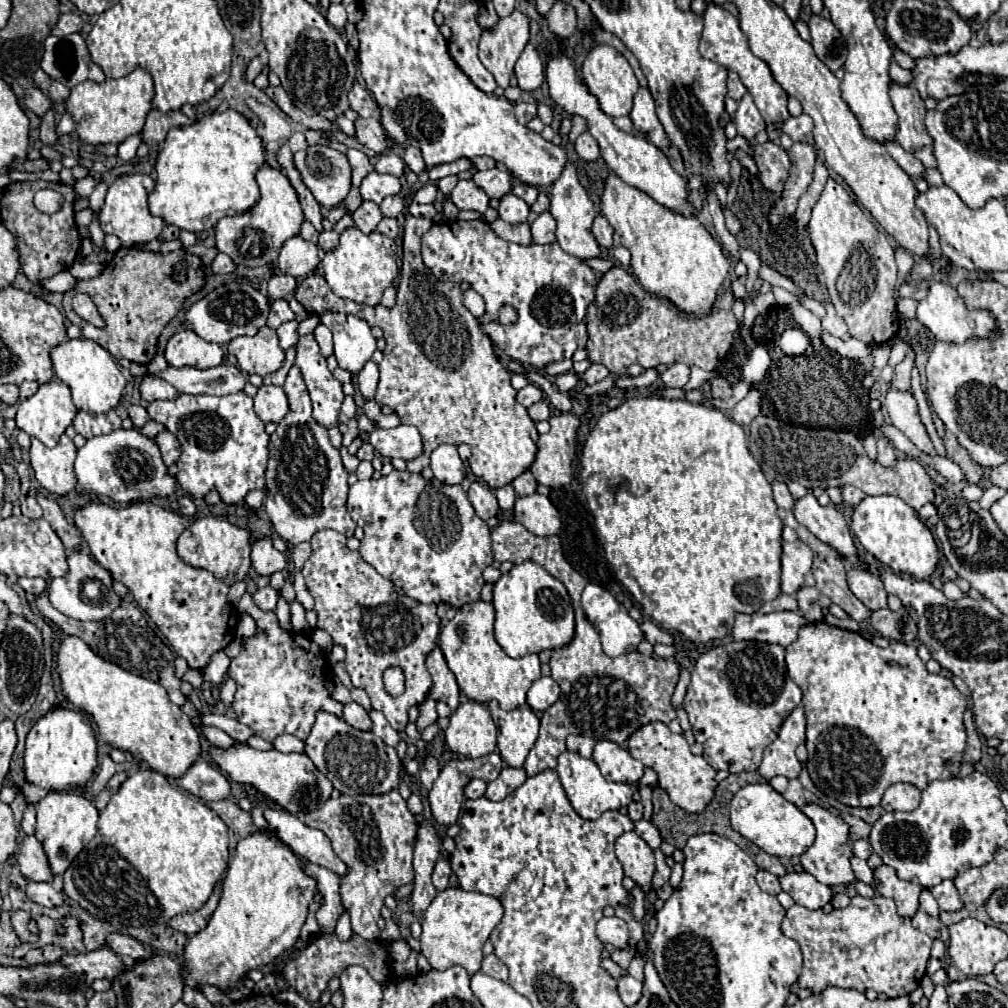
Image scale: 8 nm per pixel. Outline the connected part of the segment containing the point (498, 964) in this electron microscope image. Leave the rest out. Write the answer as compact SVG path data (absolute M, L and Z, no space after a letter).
M489 954L483 958L483 966L481 966L481 972L497 978L497 980L503 980L507 982L507 966L495 956L495 954Z

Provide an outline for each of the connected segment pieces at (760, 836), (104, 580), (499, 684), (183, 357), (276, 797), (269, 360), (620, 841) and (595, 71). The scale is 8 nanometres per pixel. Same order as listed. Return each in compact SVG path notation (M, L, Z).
M749 784L741 788L731 800L729 816L731 826L741 836L777 858L791 858L803 854L815 838L813 822L795 804L787 802L779 792L775 792L769 784Z
M73 550L67 556L67 564L69 564L67 574L53 578L47 588L51 604L69 618L77 618L77 620L103 620L103 618L107 618L121 602L121 598L111 588L111 582L113 582L111 574L103 566L99 566L95 560L91 560L89 554L85 554L81 550Z
M487 602L465 604L457 610L455 618L449 620L439 634L439 648L447 660L449 670L455 674L461 692L481 704L497 700L503 710L513 710L525 704L529 686L541 676L537 654L523 658L507 656L493 638L495 610Z
M179 330L175 336L169 338L165 346L167 364L173 368L215 368L223 362L223 350L217 344L205 342L191 330Z
M231 744L227 750L219 746L209 748L211 760L237 784L249 784L279 804L283 810L303 818L307 812L321 808L331 796L331 782L315 768L307 754L283 754L279 750L255 750L247 744Z
M263 326L255 336L233 338L227 344L227 352L237 358L237 364L245 374L259 376L275 372L285 358L285 352L279 348L277 332L267 326Z
M625 832L615 842L617 858L625 870L625 876L633 878L645 892L651 890L651 876L655 872L653 850L635 832Z
M595 44L589 50L589 54L587 54L587 58L581 66L581 78L589 86L589 92L597 96L597 100L601 104L601 110L605 114L609 114L609 116L627 116L631 112L633 96L639 90L639 82L633 74L633 68L627 62L627 58L619 50L615 50L609 44Z

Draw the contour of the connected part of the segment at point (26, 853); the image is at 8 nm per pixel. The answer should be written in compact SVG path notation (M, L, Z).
M25 836L21 840L21 846L19 846L19 852L15 858L17 858L19 870L23 872L23 876L27 880L49 882L53 878L49 864L47 864L47 856L43 852L43 846L39 844L39 840L35 836Z

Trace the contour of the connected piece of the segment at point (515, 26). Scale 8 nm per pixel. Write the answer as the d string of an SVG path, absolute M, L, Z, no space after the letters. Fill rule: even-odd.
M513 12L501 18L495 28L483 30L479 42L479 60L493 74L501 88L509 86L515 62L529 42L529 18L521 12Z

